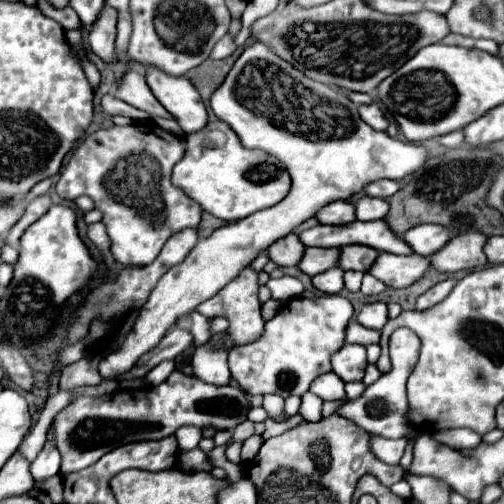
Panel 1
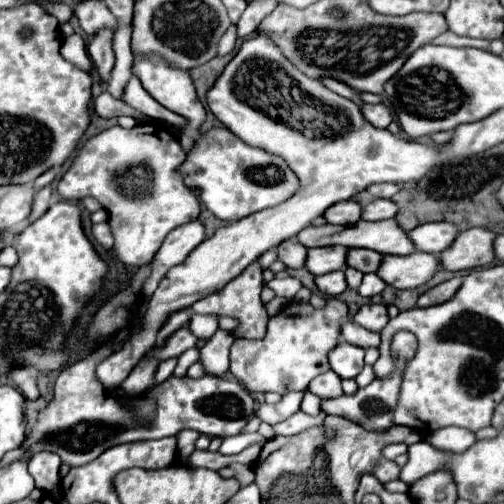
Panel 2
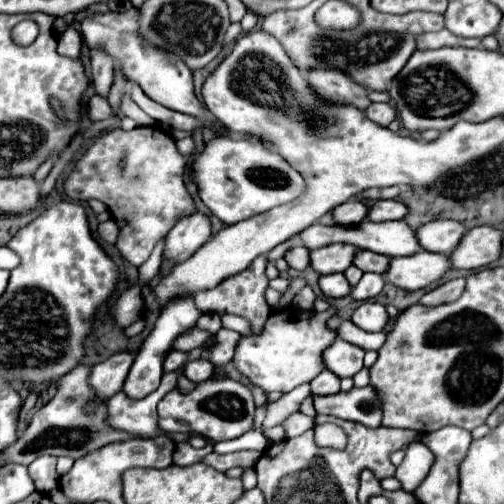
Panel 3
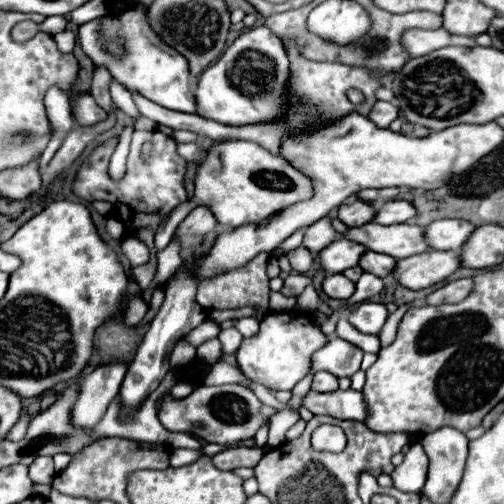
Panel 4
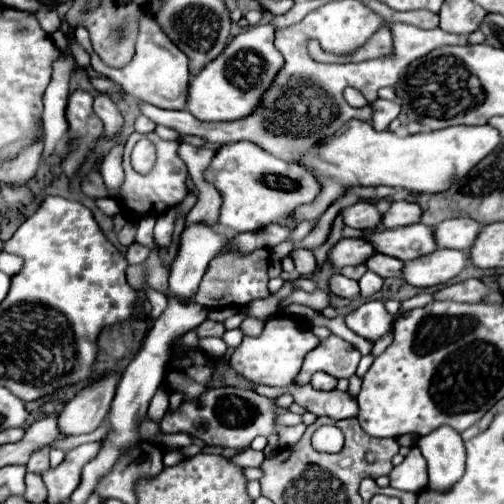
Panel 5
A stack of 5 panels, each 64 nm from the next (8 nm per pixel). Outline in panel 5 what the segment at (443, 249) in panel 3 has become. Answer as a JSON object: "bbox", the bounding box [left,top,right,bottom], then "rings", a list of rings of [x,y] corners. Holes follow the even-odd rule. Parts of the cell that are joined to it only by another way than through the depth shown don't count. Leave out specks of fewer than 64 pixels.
{"bbox":[436,218,482,250],"rings":[[[452,218],[436,226],[436,240],[442,248],[470,250],[480,230],[482,224],[472,218]]]}

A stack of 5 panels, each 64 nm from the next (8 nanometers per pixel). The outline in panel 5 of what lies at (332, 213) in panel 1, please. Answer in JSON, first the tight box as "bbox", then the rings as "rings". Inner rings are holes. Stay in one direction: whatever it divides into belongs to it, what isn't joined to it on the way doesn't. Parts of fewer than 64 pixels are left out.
{"bbox":[342,202,382,230],"rings":[[[356,202],[354,206],[348,206],[342,210],[342,216],[344,216],[344,224],[350,226],[350,228],[360,228],[360,230],[366,230],[366,228],[376,228],[380,226],[378,222],[382,220],[382,214],[380,210],[372,204],[372,202]]]}

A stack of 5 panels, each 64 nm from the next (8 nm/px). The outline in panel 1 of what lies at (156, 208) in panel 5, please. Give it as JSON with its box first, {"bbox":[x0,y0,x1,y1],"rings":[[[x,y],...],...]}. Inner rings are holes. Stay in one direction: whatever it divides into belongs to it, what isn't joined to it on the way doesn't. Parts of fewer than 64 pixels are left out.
{"bbox":[56,122,202,266],"rings":[[[154,122],[142,126],[110,126],[90,134],[72,154],[56,192],[76,200],[86,194],[104,212],[104,224],[112,238],[112,256],[124,266],[150,264],[172,232],[200,224],[202,208],[172,184],[172,168],[184,156],[182,138],[162,132]]]}

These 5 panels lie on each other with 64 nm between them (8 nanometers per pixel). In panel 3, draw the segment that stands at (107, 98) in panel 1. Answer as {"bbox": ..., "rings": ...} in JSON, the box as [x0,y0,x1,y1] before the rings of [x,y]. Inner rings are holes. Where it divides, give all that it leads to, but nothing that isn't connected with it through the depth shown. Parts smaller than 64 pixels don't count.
{"bbox":[88,96,112,122],"rings":[[[92,96],[88,100],[88,118],[94,122],[94,120],[104,120],[104,118],[110,118],[112,114],[112,108],[108,104],[108,100],[100,100],[100,96]]]}

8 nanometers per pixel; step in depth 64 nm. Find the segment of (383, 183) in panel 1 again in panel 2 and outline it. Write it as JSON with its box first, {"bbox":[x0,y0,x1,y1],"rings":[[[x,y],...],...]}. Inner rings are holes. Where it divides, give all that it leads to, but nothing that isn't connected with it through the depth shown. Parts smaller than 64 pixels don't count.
{"bbox":[366,184,400,198],"rings":[[[374,184],[372,188],[366,188],[366,192],[368,192],[370,196],[372,196],[372,192],[376,194],[376,196],[372,196],[372,198],[392,198],[398,190],[400,190],[398,184]]]}

